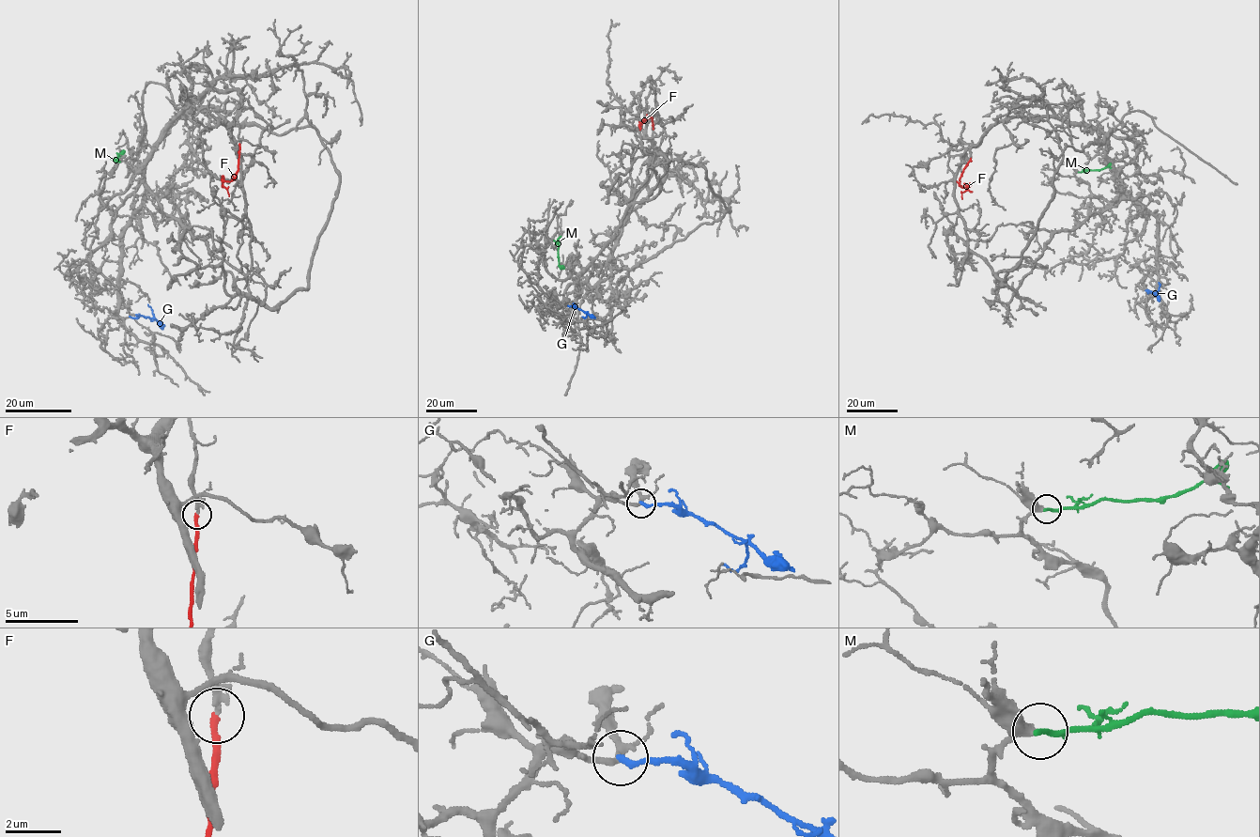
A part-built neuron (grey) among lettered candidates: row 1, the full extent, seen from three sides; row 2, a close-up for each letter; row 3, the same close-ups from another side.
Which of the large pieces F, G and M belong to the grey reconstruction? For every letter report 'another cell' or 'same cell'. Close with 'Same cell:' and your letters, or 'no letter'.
F: same cell
G: another cell
M: another cell
Same cell: F

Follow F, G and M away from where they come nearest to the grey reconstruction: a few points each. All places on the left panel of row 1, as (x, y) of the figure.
F: (239, 144), (236, 177), (222, 182), (228, 196)
G: (130, 317), (153, 317), (147, 304)
M: (118, 162), (116, 161), (118, 155), (125, 150)

